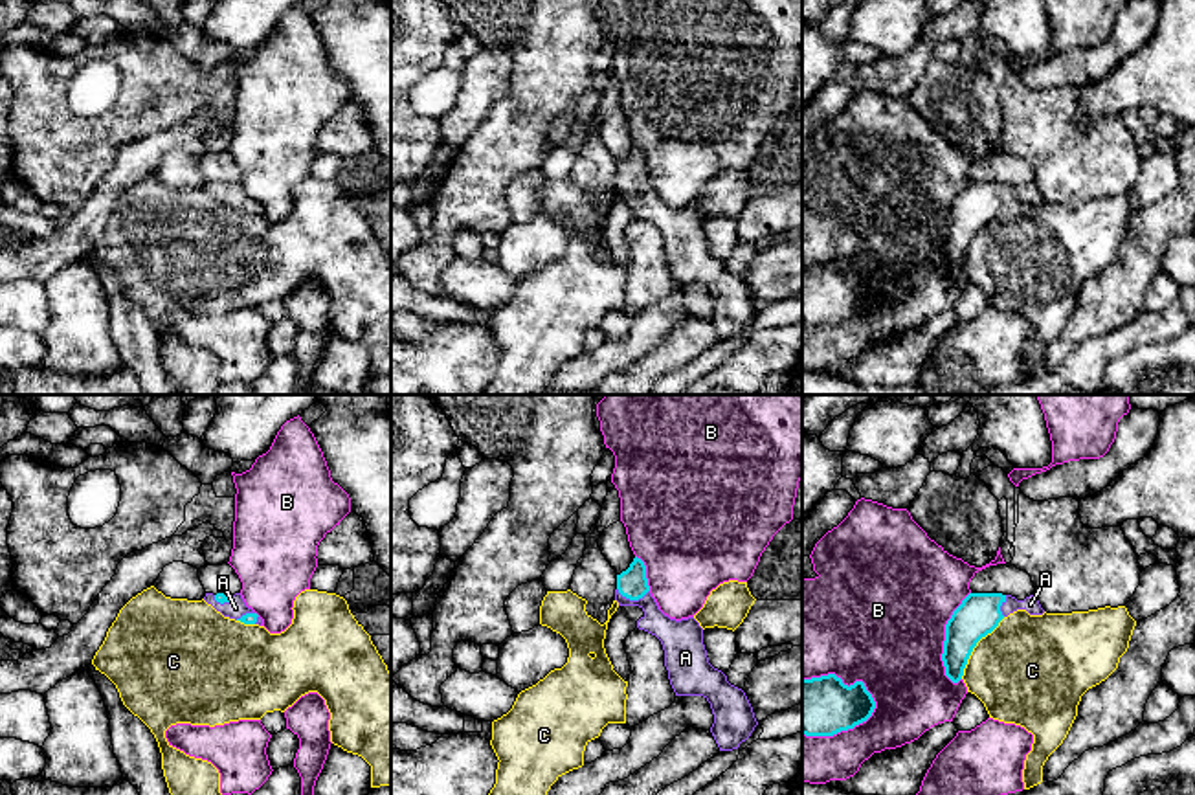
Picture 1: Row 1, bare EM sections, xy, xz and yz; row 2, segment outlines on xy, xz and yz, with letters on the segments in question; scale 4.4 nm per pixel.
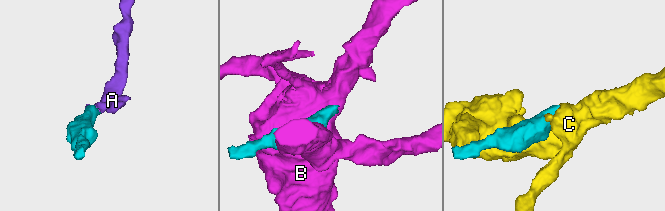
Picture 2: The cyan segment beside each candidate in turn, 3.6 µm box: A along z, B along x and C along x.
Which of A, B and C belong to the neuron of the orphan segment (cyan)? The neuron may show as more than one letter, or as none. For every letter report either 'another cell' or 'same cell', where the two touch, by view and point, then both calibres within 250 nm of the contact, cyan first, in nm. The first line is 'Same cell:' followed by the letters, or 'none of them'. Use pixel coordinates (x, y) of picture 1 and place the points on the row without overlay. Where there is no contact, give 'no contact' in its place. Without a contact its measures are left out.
Same cell: A
A: same cell; contact xz (632, 188); calibres 130 and 140 nm
B: another cell; contact yz (852, 316); calibres 260 and 280 nm
C: another cell; contact yz (975, 234); calibres 190 and 460 nm

